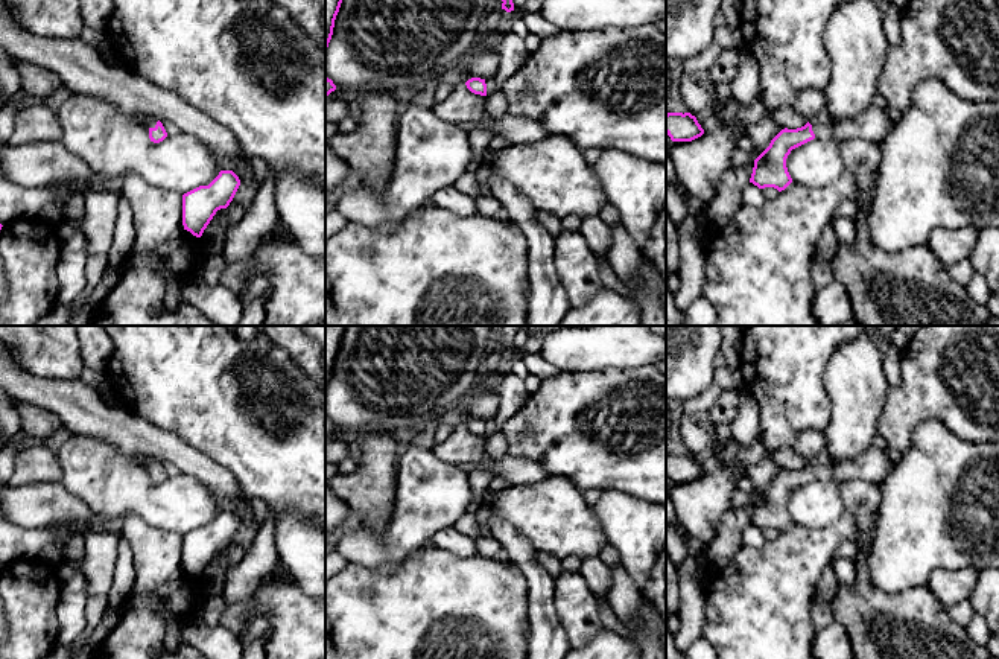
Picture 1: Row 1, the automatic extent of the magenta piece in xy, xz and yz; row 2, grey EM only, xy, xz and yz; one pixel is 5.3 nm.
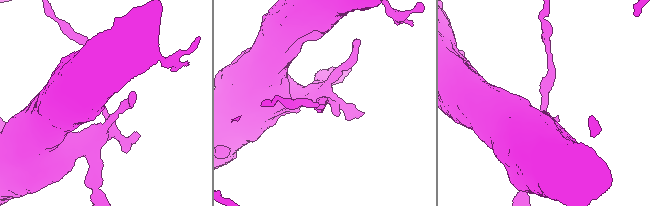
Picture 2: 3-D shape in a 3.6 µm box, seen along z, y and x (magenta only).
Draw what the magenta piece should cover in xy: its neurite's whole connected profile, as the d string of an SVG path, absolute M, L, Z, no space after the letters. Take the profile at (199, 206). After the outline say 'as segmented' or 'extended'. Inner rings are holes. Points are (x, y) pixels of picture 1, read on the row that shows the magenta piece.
M220 170L208 184L182 195L182 225L193 236L201 237L217 210L227 209L240 186L233 170Z | as segmented

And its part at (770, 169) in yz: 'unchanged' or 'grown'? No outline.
grown

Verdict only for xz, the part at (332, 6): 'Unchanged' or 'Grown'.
Unchanged

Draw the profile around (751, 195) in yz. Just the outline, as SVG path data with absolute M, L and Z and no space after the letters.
M748 183L741 190L741 196L742 196L744 204L753 205L753 207L760 207L766 202L766 199L763 198L762 189L759 189L753 183Z

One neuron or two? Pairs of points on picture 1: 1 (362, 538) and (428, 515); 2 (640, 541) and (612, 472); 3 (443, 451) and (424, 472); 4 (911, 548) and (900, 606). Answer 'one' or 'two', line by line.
1: one
2: two
3: two
4: two

